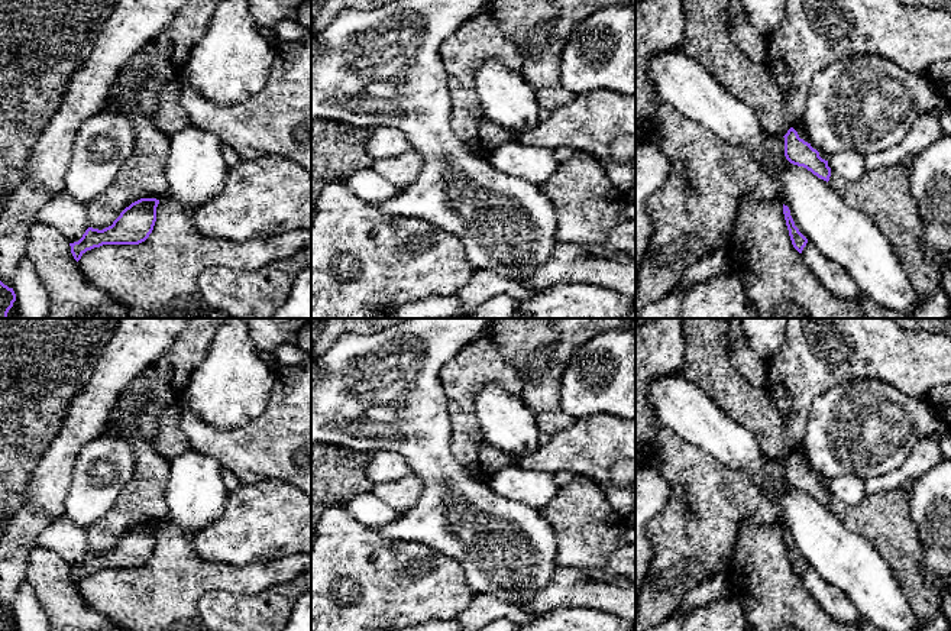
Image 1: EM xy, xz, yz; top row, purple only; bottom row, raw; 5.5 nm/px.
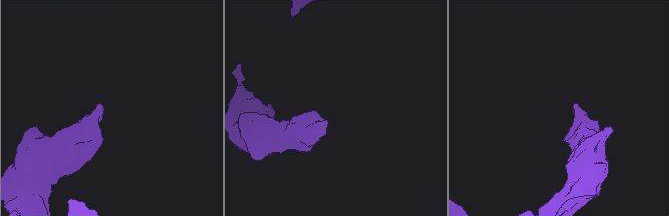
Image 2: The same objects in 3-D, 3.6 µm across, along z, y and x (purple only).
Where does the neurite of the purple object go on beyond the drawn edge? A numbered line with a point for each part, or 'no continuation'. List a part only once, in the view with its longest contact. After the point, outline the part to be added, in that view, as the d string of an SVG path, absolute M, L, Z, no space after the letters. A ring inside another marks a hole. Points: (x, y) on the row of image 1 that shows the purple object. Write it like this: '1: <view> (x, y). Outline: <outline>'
no continuation

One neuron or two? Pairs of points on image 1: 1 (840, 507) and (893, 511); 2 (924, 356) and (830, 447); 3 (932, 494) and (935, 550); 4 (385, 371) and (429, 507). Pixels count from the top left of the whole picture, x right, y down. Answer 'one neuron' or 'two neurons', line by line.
1: two neurons
2: two neurons
3: one neuron
4: one neuron

